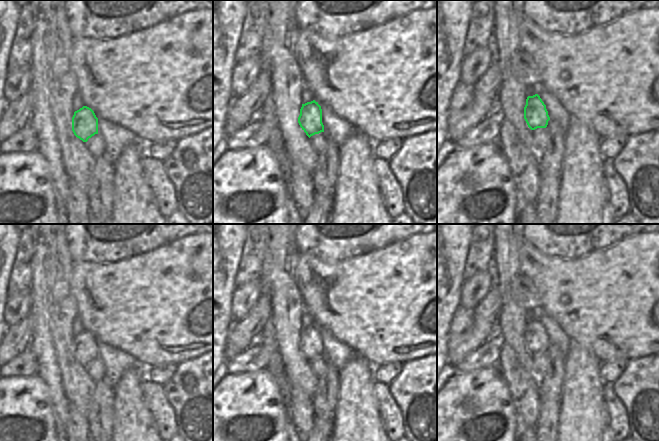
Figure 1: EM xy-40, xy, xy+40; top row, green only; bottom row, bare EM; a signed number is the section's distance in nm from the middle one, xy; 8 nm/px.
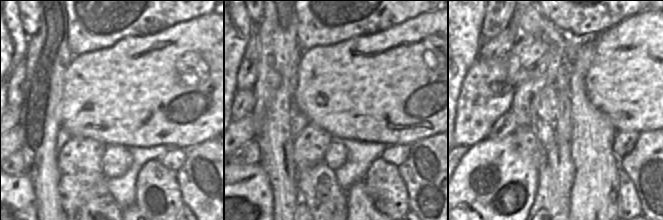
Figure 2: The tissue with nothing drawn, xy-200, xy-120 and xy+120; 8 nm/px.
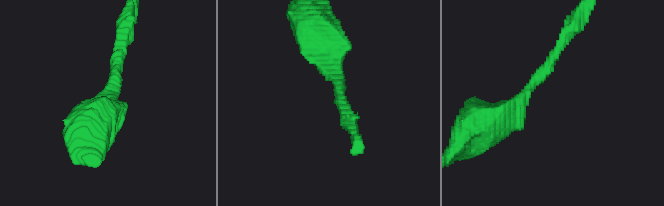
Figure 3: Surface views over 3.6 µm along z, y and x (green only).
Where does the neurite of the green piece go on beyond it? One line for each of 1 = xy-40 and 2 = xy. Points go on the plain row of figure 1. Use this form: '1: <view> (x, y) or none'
1: none
2: none

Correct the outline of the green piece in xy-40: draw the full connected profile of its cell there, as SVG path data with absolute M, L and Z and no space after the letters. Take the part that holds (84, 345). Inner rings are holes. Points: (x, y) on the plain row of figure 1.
M83 330L74 336L72 355L83 366L87 366L89 362L98 358L98 342L91 332Z

